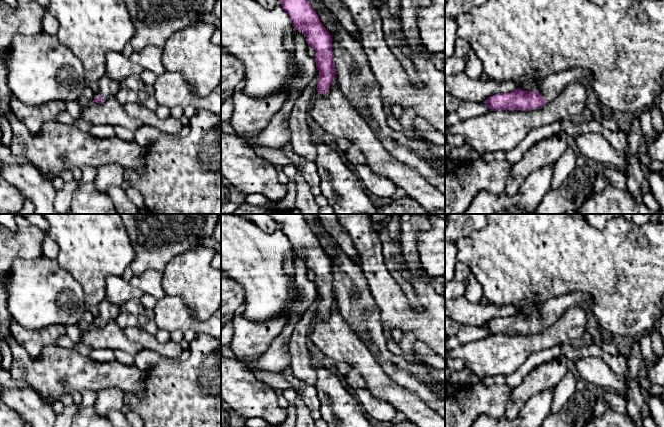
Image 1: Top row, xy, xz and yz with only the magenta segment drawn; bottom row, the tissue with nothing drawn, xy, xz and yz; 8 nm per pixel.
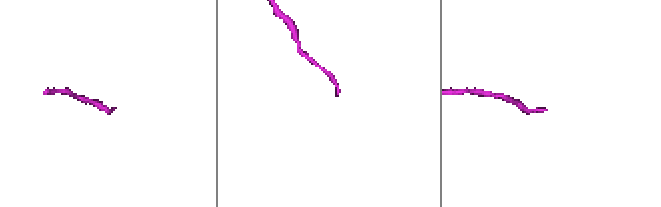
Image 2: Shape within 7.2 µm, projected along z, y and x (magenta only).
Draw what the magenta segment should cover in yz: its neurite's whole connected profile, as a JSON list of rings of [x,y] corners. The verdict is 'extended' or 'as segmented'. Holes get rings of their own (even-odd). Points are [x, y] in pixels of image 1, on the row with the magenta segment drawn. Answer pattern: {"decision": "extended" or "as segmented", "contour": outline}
{"decision": "extended", "contour": [[[582,68],[552,73],[538,83],[539,91],[524,91],[520,88],[493,95],[487,98],[484,103],[491,111],[501,110],[534,110],[553,100],[557,94],[568,84],[577,80],[584,80],[589,72]]]}

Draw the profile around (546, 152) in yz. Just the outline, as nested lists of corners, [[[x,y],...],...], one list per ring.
[[[558,134],[543,139],[530,147],[520,161],[513,164],[506,179],[505,192],[511,196],[518,193],[523,181],[534,171],[554,165],[568,147],[568,134]]]

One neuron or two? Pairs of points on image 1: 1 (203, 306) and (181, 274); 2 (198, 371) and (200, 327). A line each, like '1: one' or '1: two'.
1: one
2: two

